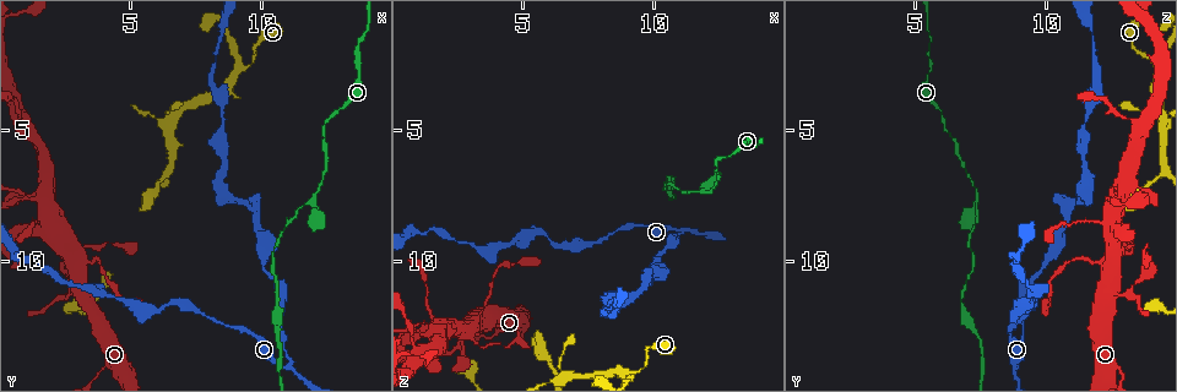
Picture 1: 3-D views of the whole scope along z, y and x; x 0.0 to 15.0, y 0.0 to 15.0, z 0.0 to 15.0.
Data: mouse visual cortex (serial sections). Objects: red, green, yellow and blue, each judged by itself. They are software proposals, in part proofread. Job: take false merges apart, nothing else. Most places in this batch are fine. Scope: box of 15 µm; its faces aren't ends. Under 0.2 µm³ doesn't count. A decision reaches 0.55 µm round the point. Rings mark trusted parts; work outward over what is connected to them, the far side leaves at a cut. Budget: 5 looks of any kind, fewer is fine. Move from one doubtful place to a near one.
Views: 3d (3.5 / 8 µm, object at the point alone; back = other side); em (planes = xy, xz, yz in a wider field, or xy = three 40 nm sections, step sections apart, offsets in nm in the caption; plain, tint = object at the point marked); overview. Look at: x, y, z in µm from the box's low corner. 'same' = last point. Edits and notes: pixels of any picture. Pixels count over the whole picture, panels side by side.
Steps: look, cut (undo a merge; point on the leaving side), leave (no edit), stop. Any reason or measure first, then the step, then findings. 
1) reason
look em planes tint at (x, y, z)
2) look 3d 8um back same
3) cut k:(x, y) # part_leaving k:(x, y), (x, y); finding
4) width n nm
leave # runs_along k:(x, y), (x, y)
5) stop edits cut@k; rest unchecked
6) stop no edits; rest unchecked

sharp bend
look 3d 3.5um at (11.0, 14.0, 8.7)

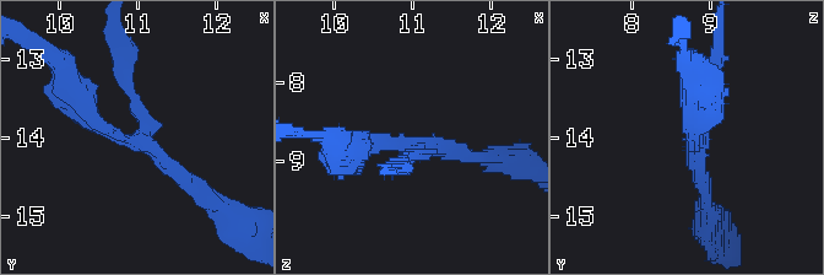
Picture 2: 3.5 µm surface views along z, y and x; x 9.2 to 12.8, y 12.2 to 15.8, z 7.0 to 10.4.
look em planes tint at (11.00, 14.00, 8.85)

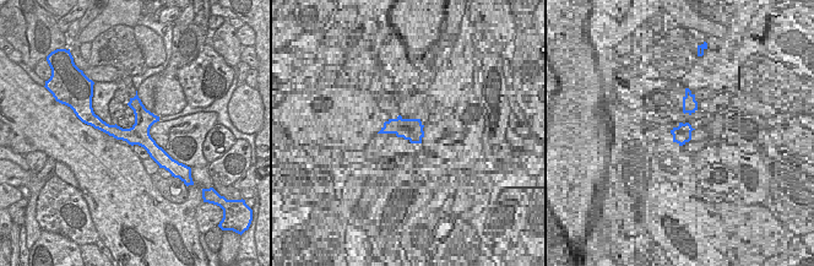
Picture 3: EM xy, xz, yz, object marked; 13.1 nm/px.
look em xy step 5 tint same

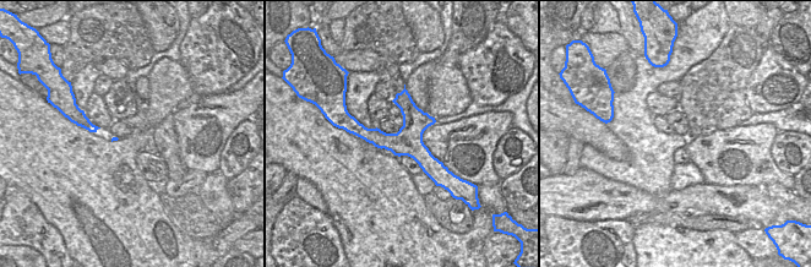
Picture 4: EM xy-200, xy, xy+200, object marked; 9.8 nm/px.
arm_widths 150, 200, 300 nm
leave # runs_along 2:(348, 152), (413, 146), (397, 166); continuous, no second cell

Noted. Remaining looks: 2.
a fork
look 3d 8um at (12.0, 7.6, 7.4)

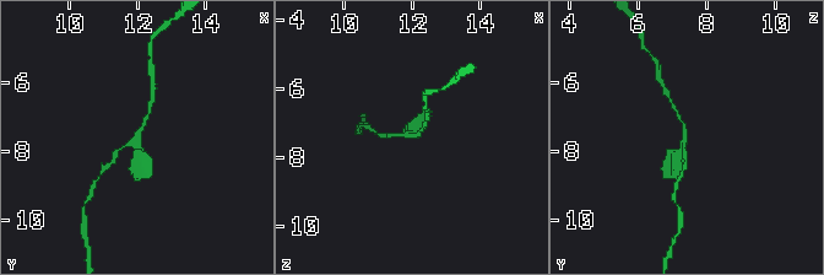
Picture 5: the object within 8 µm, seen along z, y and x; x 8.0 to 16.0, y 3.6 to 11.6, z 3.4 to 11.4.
look em xy step 3 tint at (11.9, 7.6, 7.4)

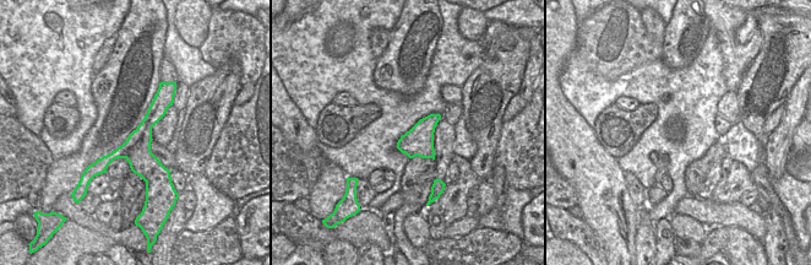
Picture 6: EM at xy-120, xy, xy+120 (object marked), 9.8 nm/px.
leave # runs_along 6:(162, 92), (143, 130), (150, 184); one cell here

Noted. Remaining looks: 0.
stop no edits; rest unchecked

